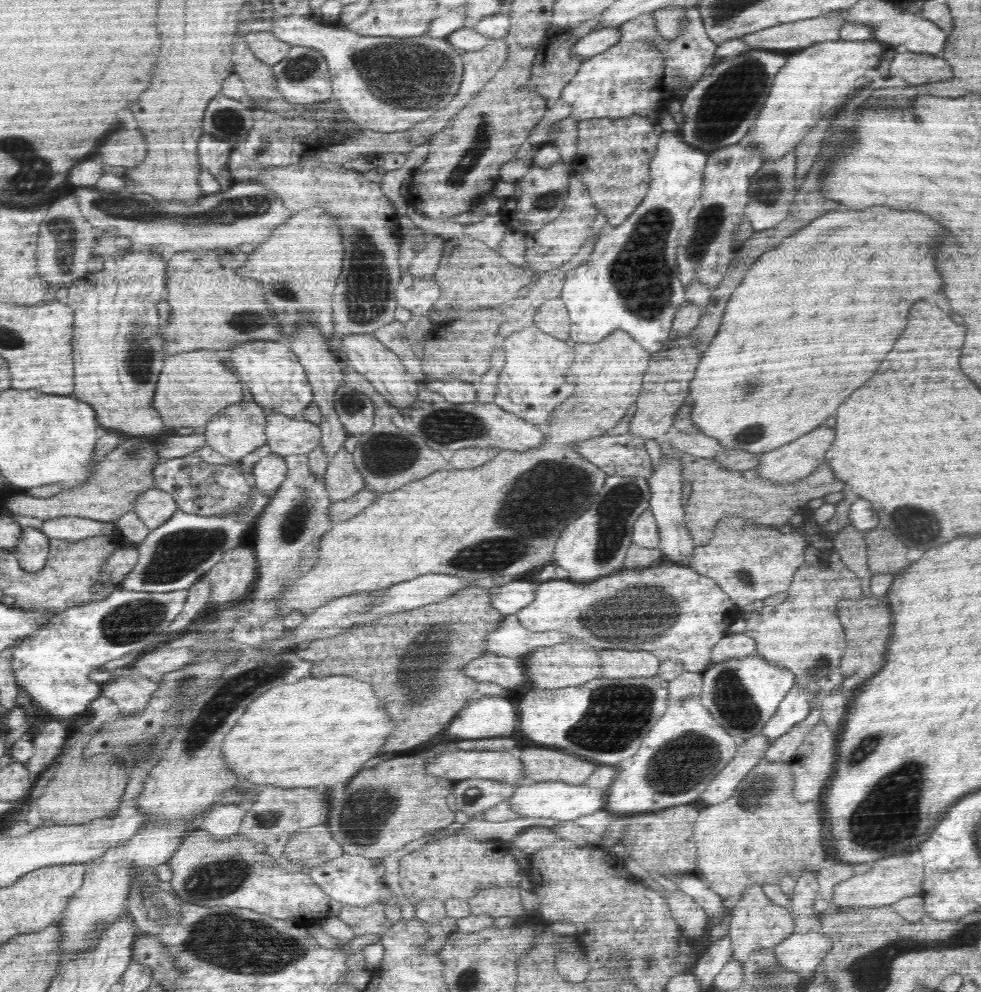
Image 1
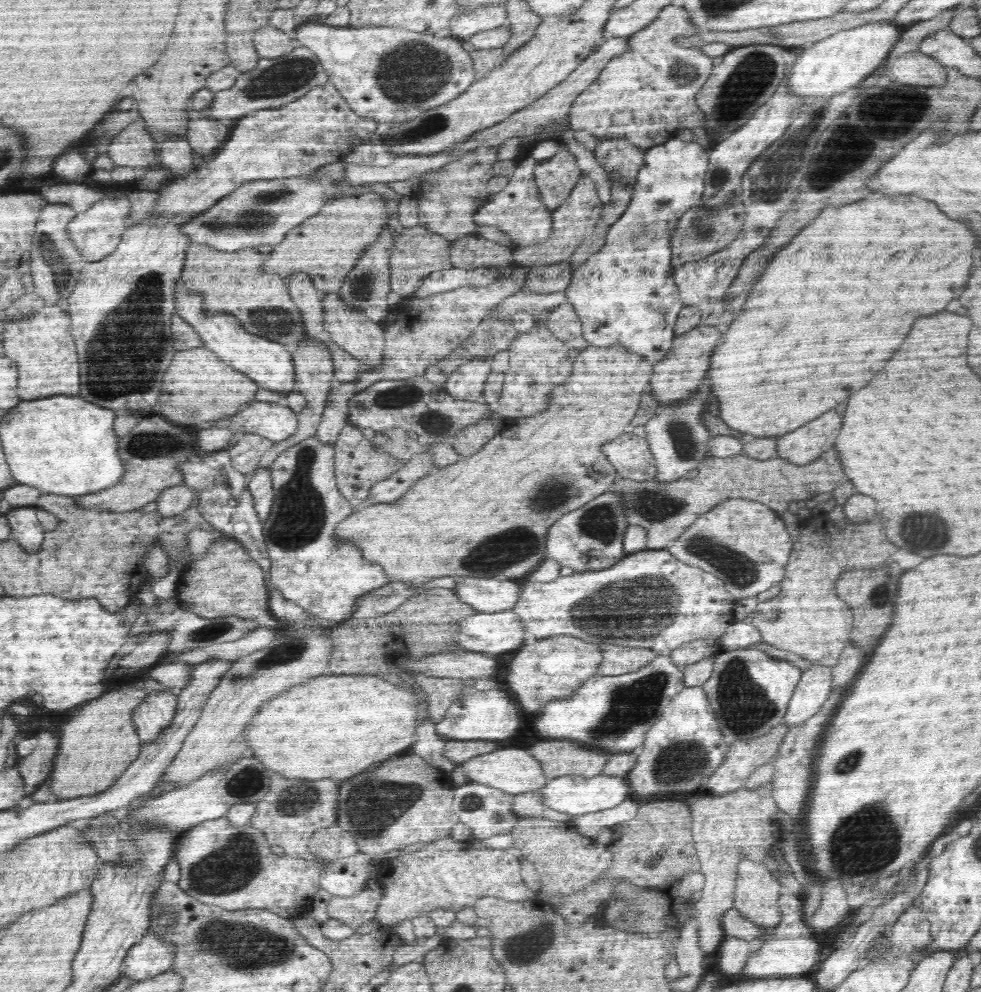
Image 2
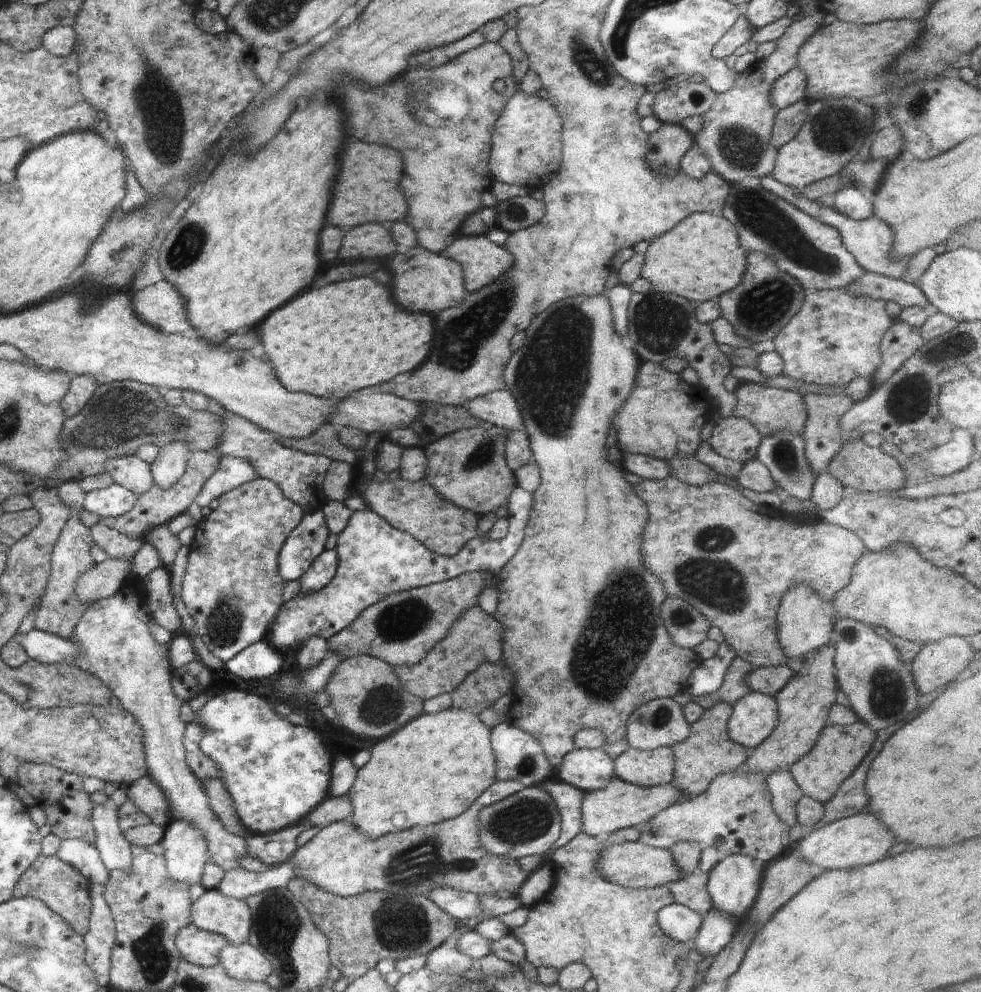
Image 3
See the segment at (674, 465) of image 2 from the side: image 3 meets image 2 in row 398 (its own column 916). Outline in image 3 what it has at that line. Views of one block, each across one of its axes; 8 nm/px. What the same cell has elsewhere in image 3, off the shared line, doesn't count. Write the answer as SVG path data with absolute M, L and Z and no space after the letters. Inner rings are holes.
M852 618L835 620L833 662L838 687L848 697L858 720L880 732L892 726L899 729L910 722L918 708L919 694L910 667L902 662L900 652L874 631L875 628Z

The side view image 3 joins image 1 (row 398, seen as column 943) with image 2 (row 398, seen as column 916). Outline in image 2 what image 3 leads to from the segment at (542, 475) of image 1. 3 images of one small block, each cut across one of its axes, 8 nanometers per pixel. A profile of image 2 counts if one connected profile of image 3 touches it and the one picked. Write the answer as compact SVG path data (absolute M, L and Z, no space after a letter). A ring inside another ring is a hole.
M588 346L586 350L582 350L578 356L575 357L576 360L574 362L574 370L570 373L570 376L566 378L566 380L559 385L555 386L555 389L552 390L551 394L551 402L549 403L548 409L540 412L540 414L534 414L528 417L515 418L515 419L501 419L501 426L499 427L497 433L494 435L494 438L488 442L488 444L484 444L482 446L482 450L479 450L476 454L472 456L468 456L468 458L461 458L458 462L454 464L443 467L442 469L436 468L434 472L428 473L426 476L423 476L419 481L416 481L414 485L408 489L406 494L403 494L402 498L395 500L394 502L389 503L380 503L376 505L369 506L368 508L364 508L364 510L359 510L358 512L353 512L348 518L345 518L335 530L335 535L338 539L343 539L349 541L354 545L354 547L360 549L362 558L366 562L377 562L387 574L387 577L392 581L421 581L421 580L429 580L431 578L438 578L440 576L454 576L457 574L460 577L466 576L474 576L474 578L480 578L480 576L488 576L488 578L498 578L498 580L508 580L508 578L520 578L520 576L524 576L524 574L528 574L533 571L544 559L548 558L546 552L546 544L547 539L546 536L548 534L548 528L554 525L554 522L560 520L562 516L568 514L568 512L572 512L572 510L576 510L576 508L582 508L584 504L588 504L592 498L596 498L596 496L600 496L609 490L611 485L613 484L614 478L618 476L616 469L612 466L612 463L607 459L607 456L604 456L602 452L600 452L600 448L604 442L610 442L614 440L614 438L618 438L626 428L630 428L630 421L634 418L634 414L636 414L636 410L640 408L640 400L642 399L642 391L649 385L652 376L652 366L646 362L646 358L638 356L638 354L632 354L632 352L628 352L624 346L610 346L610 348L594 348L594 346Z

